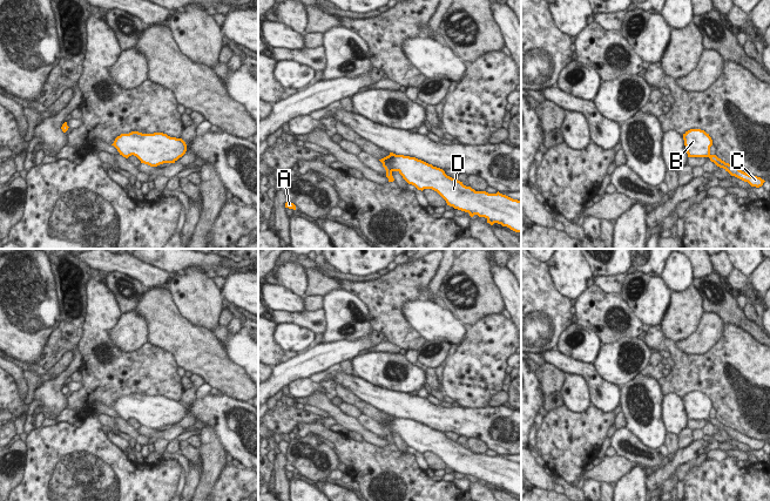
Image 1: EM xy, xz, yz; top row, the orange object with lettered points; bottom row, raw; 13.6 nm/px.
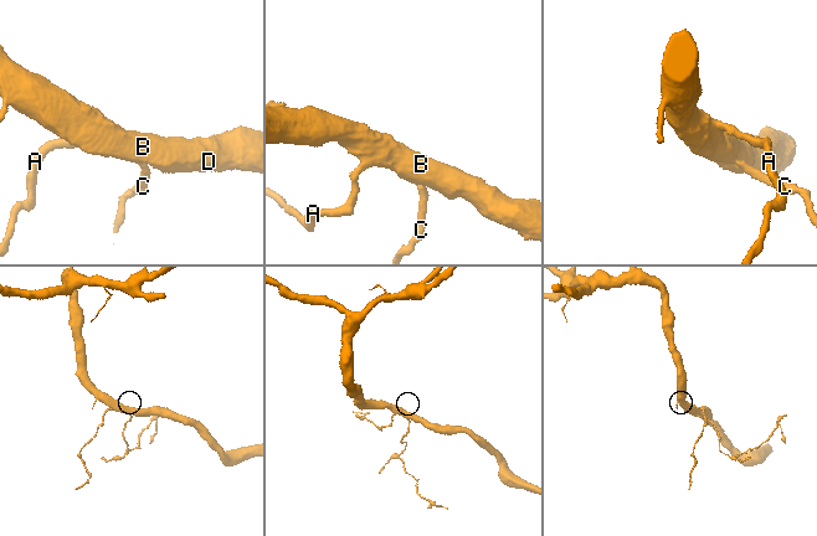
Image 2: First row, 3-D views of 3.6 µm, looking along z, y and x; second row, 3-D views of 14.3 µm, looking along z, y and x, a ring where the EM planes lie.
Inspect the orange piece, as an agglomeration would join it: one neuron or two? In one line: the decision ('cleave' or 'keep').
keep

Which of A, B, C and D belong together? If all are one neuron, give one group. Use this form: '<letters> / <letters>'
A B C D

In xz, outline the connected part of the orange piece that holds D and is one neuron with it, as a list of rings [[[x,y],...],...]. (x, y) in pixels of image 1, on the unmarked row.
[[[390,415],[389,419],[379,422],[386,433],[386,440],[389,445],[393,445],[393,434],[398,434],[403,441],[408,446],[414,448],[418,453],[432,452],[437,454],[447,466],[447,468],[454,472],[468,475],[471,480],[478,478],[479,480],[485,480],[487,486],[493,488],[494,486],[507,489],[515,495],[521,495],[521,463],[513,462],[506,458],[500,456],[488,456],[486,454],[475,454],[471,449],[466,449],[462,445],[457,441],[452,441],[445,436],[440,431],[433,429],[421,422],[416,420],[396,418]]]

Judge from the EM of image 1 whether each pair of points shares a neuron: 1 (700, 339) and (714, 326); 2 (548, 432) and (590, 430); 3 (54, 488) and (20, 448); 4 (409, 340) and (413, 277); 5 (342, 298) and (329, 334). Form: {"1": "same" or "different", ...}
{"1": "same", "2": "same", "3": "different", "4": "same", "5": "same"}

